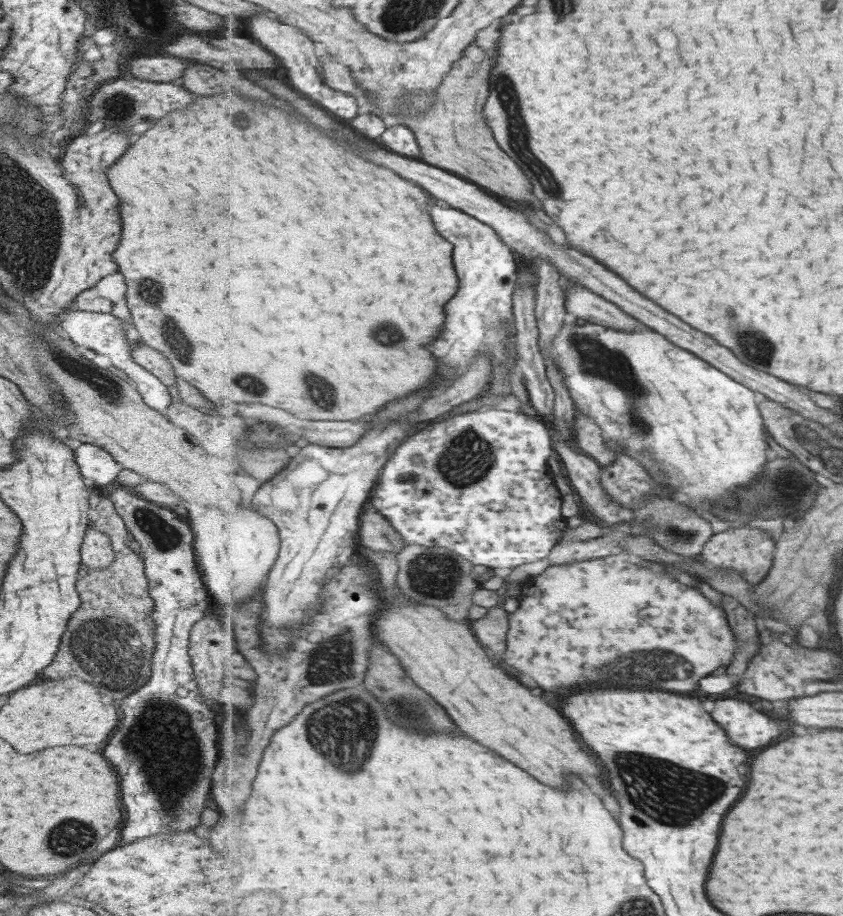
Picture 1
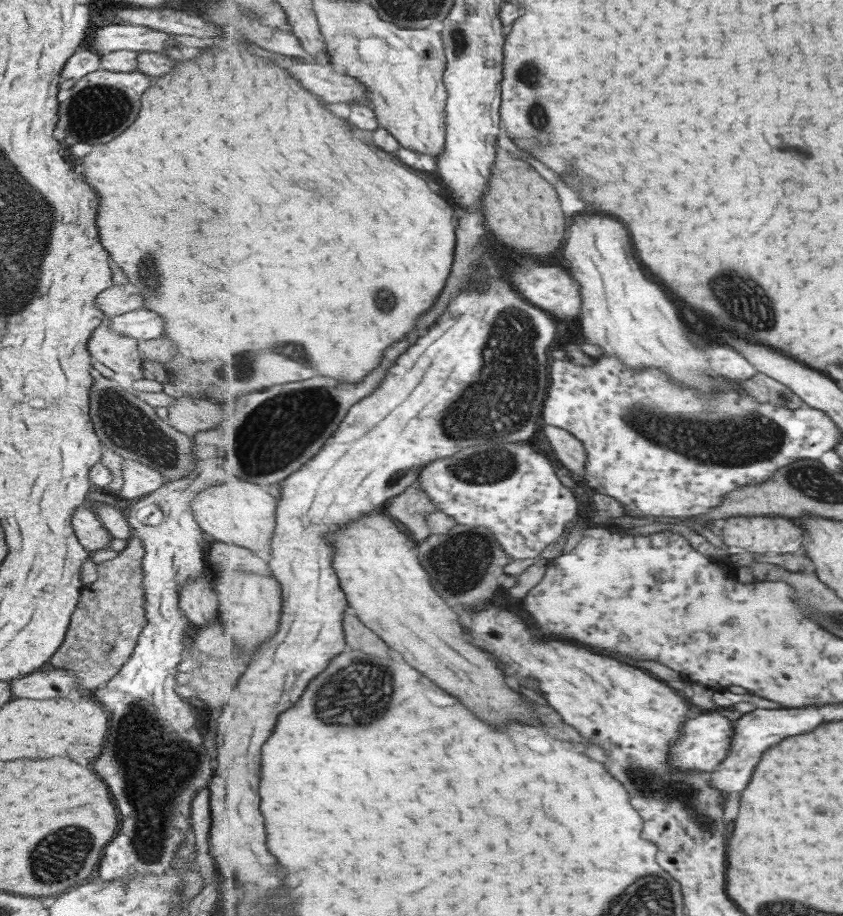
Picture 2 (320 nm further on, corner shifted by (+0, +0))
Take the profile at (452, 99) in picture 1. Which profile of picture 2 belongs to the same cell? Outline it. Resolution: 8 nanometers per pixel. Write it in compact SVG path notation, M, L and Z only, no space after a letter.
M498 149L489 191L483 196L488 226L498 241L523 254L553 256L567 232L567 218L557 190L526 161L505 149Z

